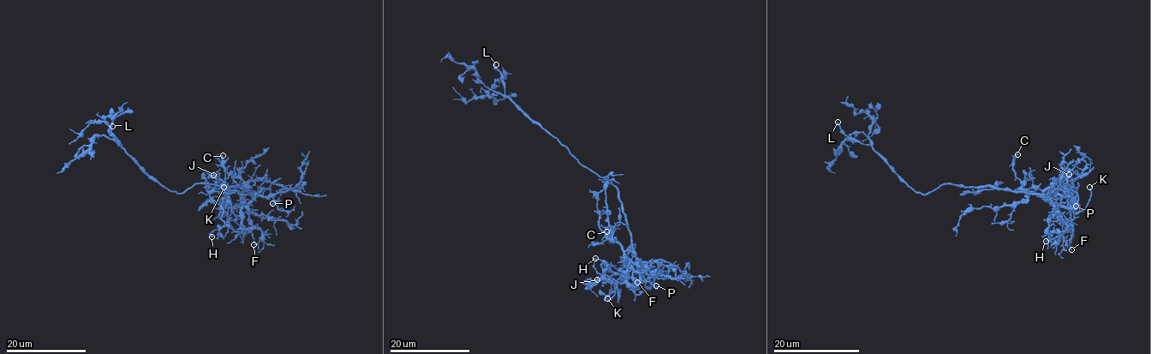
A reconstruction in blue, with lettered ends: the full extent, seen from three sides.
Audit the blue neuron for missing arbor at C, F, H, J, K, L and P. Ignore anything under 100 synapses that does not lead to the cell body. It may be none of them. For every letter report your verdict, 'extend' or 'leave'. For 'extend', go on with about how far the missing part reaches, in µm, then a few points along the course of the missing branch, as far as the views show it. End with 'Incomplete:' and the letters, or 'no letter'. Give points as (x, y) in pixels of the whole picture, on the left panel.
C: leave
F: leave
H: leave
J: leave
K: leave
L: leave
P: extend | 25 µm | (272, 203), (272, 208), (264, 218), (245, 227), (242, 236), (231, 248), (230, 263), (224, 268)
Incomplete: P

